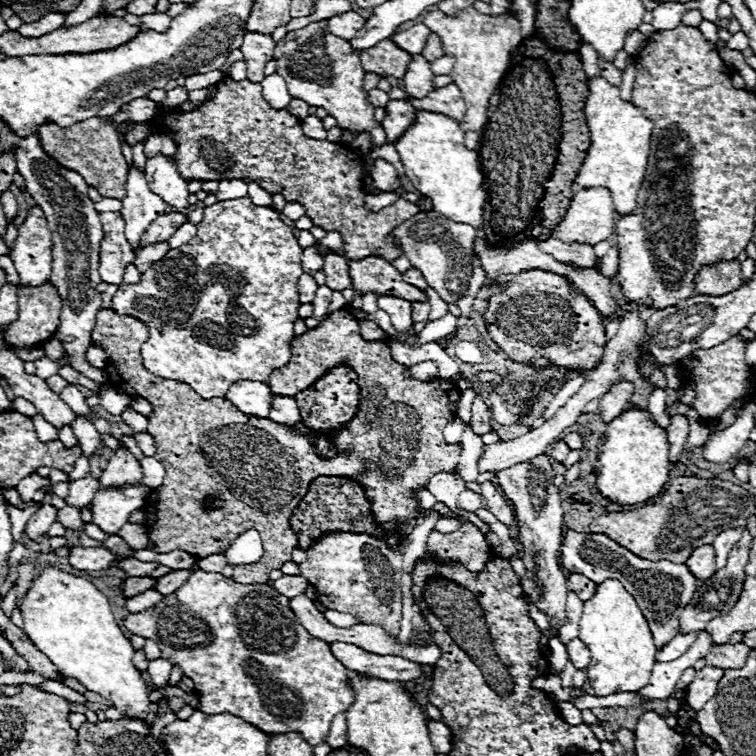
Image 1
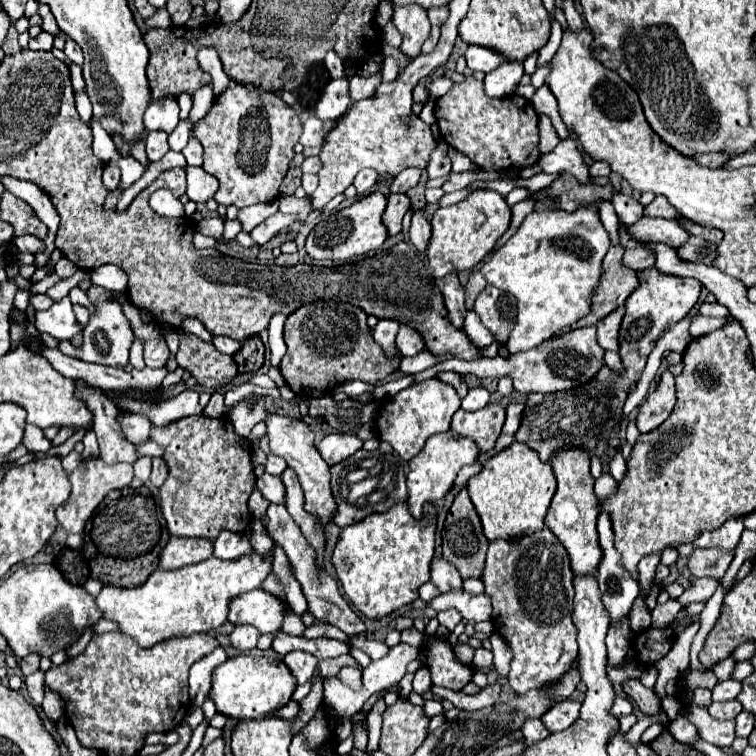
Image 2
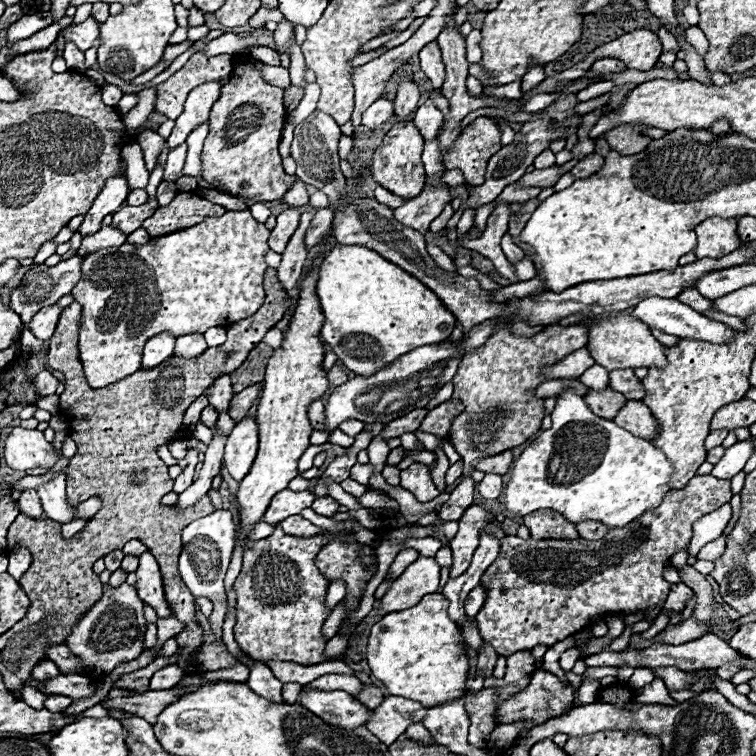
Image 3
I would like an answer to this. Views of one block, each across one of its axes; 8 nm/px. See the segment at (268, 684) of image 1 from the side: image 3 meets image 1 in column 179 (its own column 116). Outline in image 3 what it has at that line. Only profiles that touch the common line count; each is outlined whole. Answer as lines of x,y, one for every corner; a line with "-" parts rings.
126,582
118,588
104,586
102,598
84,614
84,618
72,628
72,634
66,640
66,646
74,656
82,658
84,666
80,674
88,674
90,678
102,678
100,674
110,674
118,664
130,662
140,656
144,650
144,602
138,598
136,588

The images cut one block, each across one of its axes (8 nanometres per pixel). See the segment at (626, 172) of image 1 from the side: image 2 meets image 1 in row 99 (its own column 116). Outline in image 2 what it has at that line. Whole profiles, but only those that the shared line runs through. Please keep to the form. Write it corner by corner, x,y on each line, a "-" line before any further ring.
274,548
264,556
252,550
236,560
220,560
212,556
200,564
190,564
178,570
158,568
142,586
104,586
96,596
96,604
104,612
104,618
116,620
124,634
134,636
140,646
150,648
168,638
208,632
222,626
228,620
232,598
262,588
262,582
272,570
272,562

